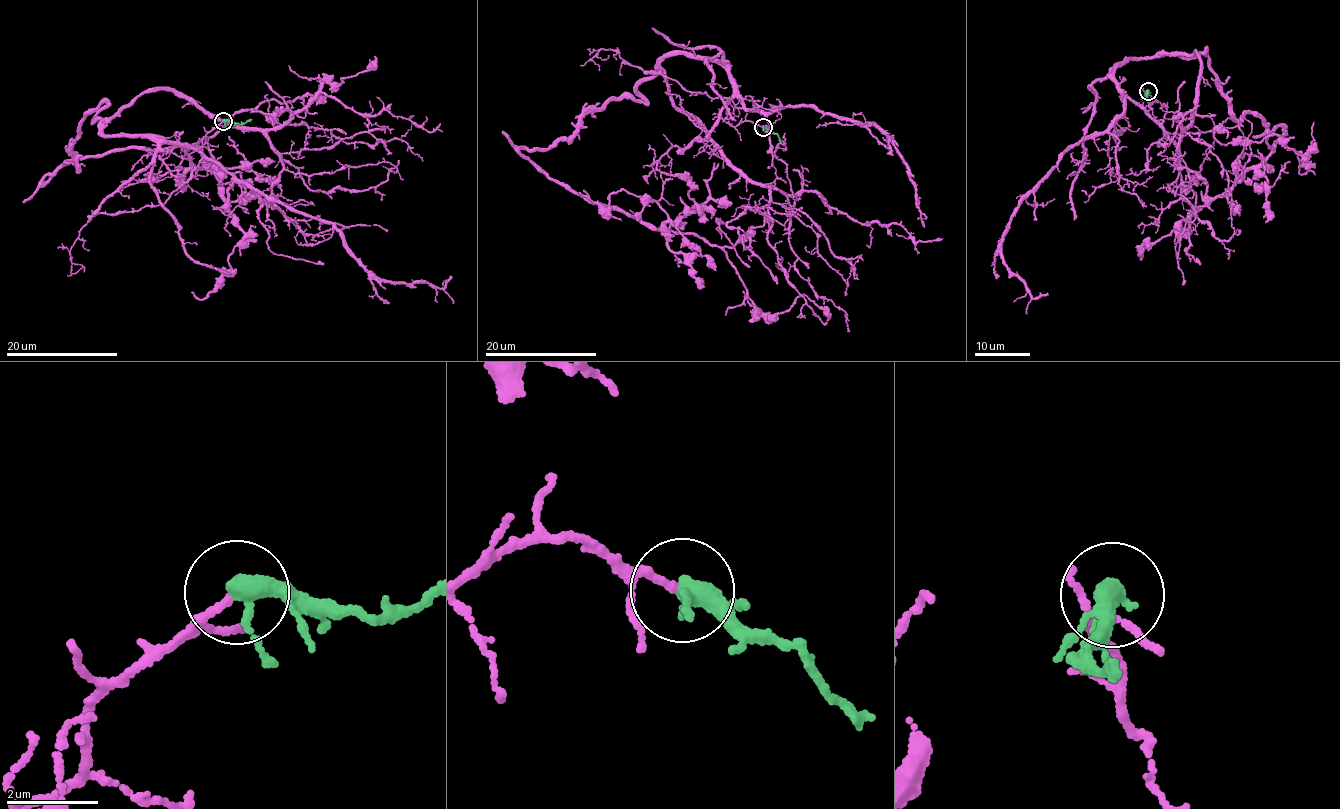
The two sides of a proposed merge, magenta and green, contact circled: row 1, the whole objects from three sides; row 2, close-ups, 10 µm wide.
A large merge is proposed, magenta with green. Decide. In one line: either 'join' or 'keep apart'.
join

